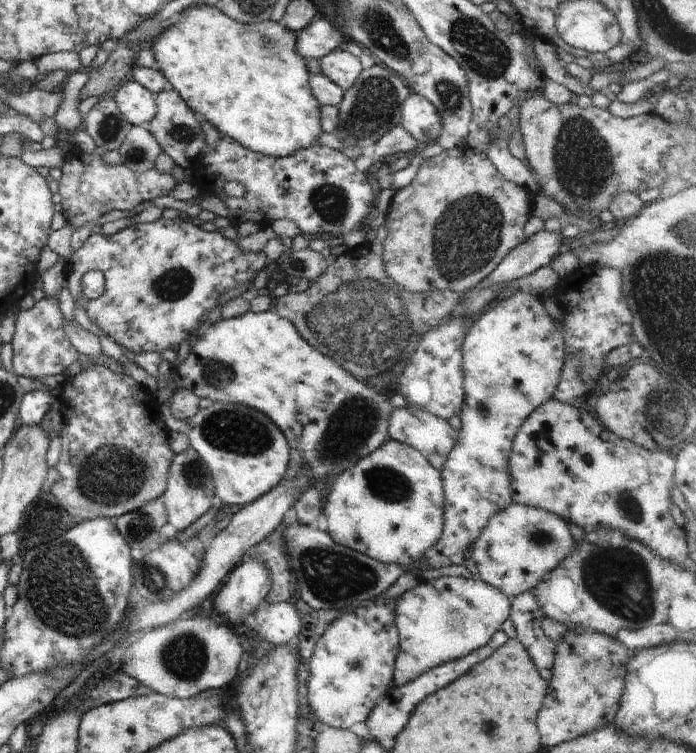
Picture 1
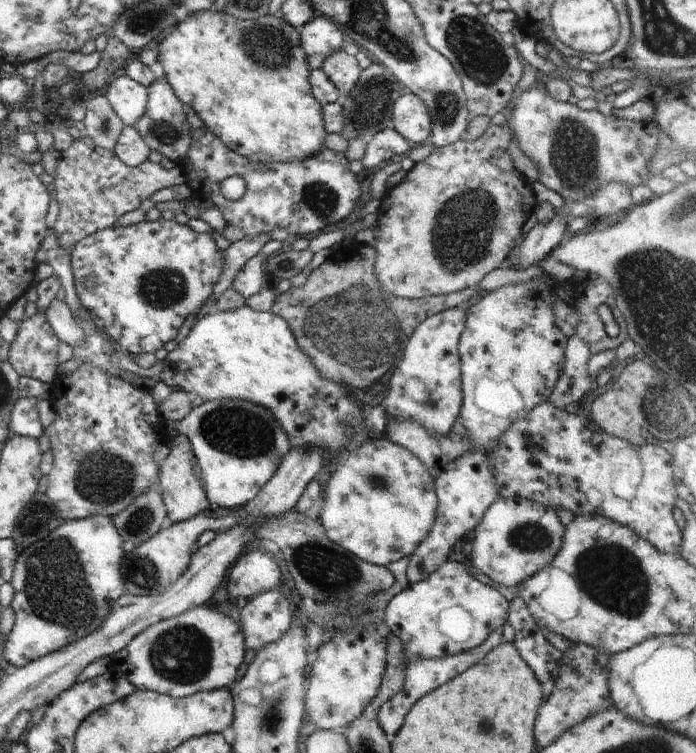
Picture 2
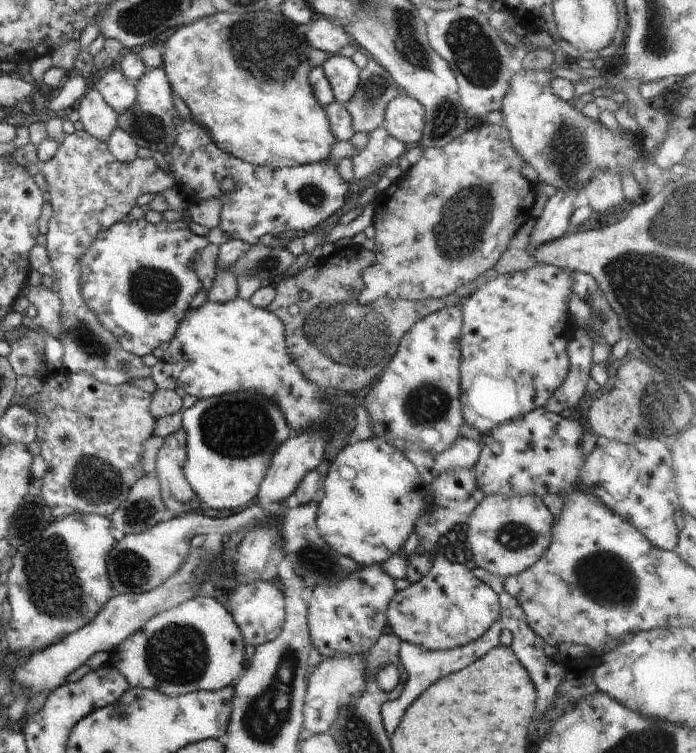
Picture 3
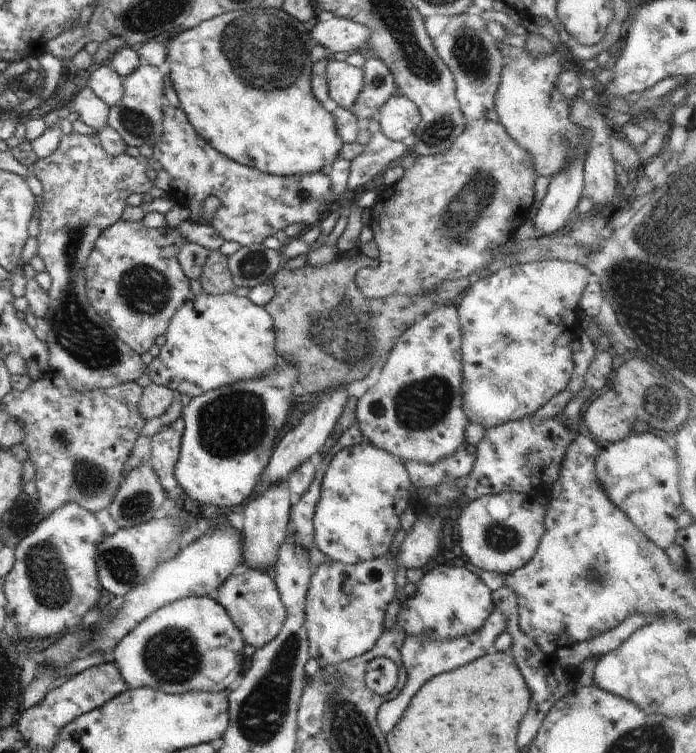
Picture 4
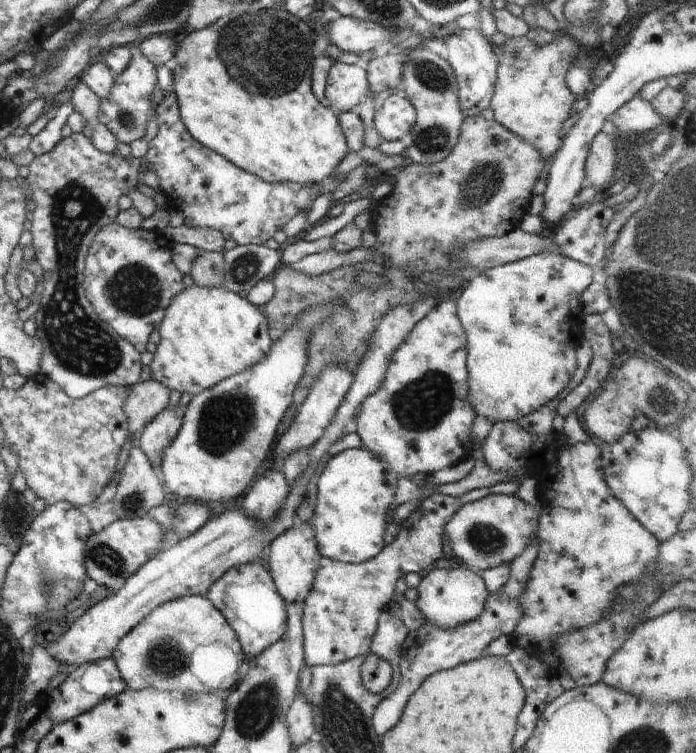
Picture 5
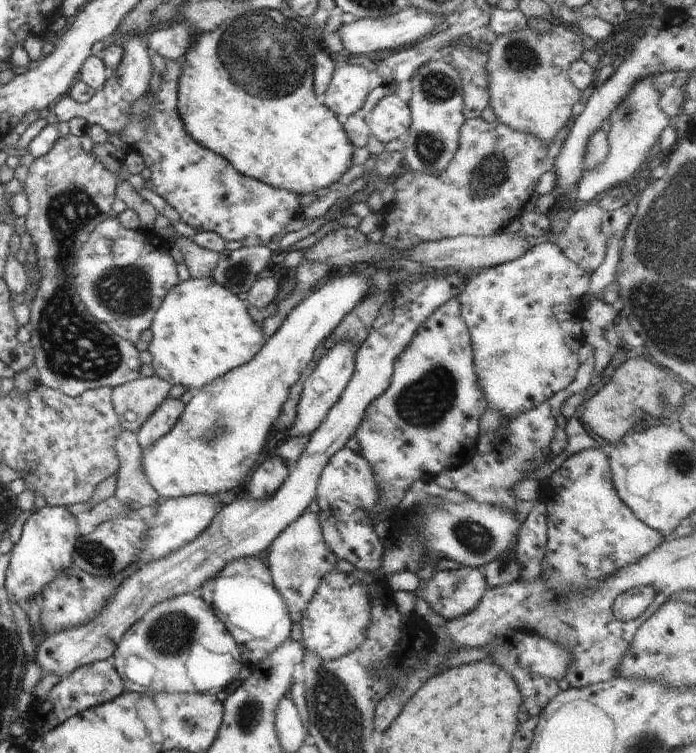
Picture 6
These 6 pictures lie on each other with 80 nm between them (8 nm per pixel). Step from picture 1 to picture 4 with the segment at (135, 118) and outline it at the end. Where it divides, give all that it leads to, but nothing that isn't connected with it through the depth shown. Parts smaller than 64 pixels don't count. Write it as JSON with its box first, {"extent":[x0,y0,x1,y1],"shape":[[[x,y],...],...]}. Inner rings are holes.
{"extent":[85,66,123,107],"shape":[[[94,66],[85,76],[87,85],[109,107],[116,106],[123,97],[123,77],[108,66]]]}

